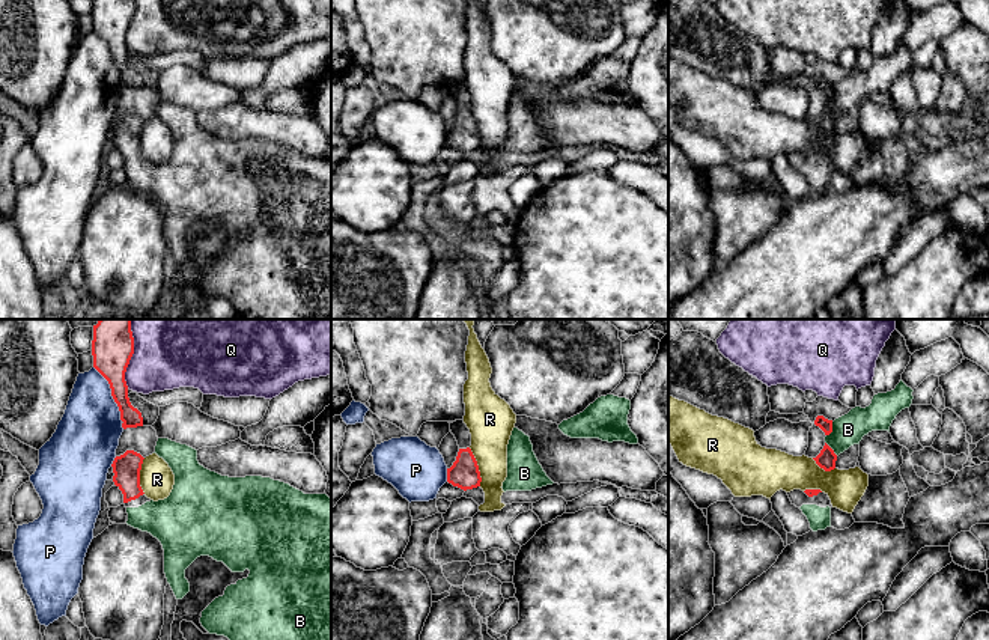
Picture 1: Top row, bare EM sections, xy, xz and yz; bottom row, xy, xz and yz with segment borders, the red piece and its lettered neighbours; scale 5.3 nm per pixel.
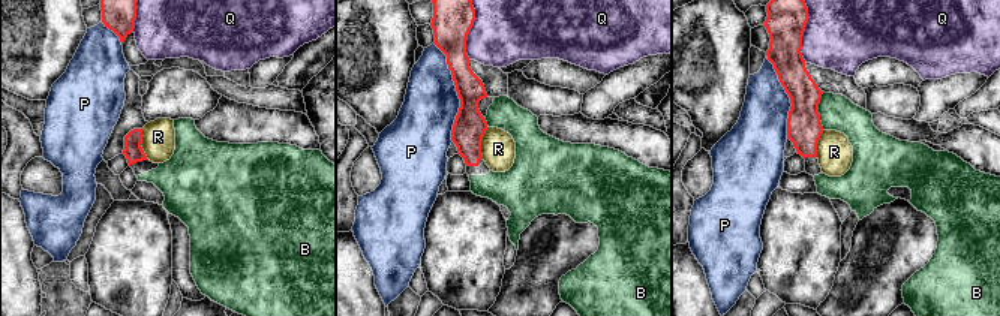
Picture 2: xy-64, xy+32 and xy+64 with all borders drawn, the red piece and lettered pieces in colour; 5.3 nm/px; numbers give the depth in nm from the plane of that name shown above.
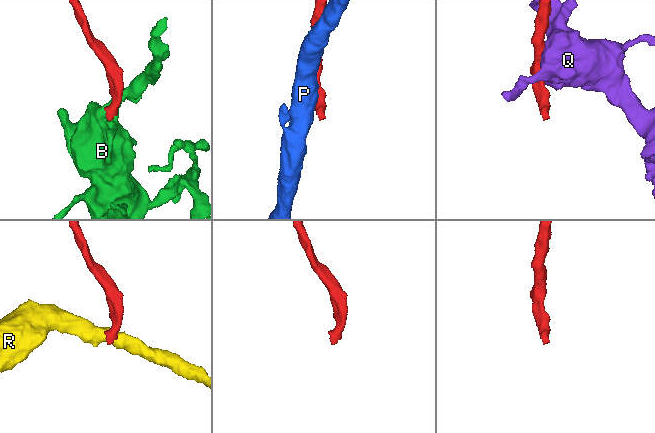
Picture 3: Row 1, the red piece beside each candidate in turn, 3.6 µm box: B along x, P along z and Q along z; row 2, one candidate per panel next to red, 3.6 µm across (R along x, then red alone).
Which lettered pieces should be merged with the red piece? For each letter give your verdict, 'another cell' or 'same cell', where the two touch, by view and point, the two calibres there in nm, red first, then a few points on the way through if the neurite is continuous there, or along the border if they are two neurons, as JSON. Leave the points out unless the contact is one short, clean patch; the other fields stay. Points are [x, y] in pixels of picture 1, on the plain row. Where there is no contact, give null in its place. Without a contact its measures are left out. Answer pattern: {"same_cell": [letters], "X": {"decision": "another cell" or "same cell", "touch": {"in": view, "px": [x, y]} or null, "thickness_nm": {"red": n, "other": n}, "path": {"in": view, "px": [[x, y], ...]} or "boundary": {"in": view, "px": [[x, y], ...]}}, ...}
{"same_cell": ["B"], "B": {"decision": "same cell", "touch": {"in": "yz", "px": [831, 92]}, "thickness_nm": {"red": 70, "other": 160}, "path": {"in": "yz", "px": [[825, 88], [831, 92], [848, 92]]}}, "P": {"decision": "another cell", "touch": {"in": "xy", "px": [112, 56]}, "thickness_nm": {"red": 200, "other": 320}}, "Q": {"decision": "another cell", "touch": {"in": "xy", "px": [128, 26]}, "thickness_nm": {"red": 200, "other": 280}}, "R": {"decision": "another cell", "touch": {"in": "xz", "px": [477, 130]}, "thickness_nm": {"red": 160, "other": 240}, "boundary": {"in": "xz", "px": [[468, 110], [477, 128], [480, 148]]}}}

